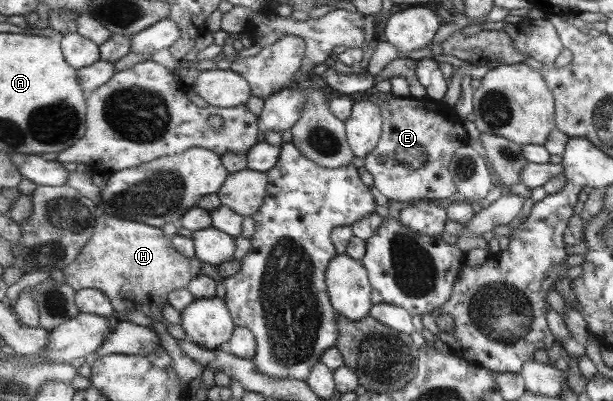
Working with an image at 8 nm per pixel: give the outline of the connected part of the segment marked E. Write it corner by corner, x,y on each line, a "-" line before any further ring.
390,93
389,99
377,99
376,105
383,114
383,126
376,148
363,157
364,169
372,176
372,186
388,200
407,202
410,200
443,200
455,194
456,188
448,171
448,164
457,148
467,145
467,134
461,120
455,116
453,107
435,106
428,97
421,99
397,98

